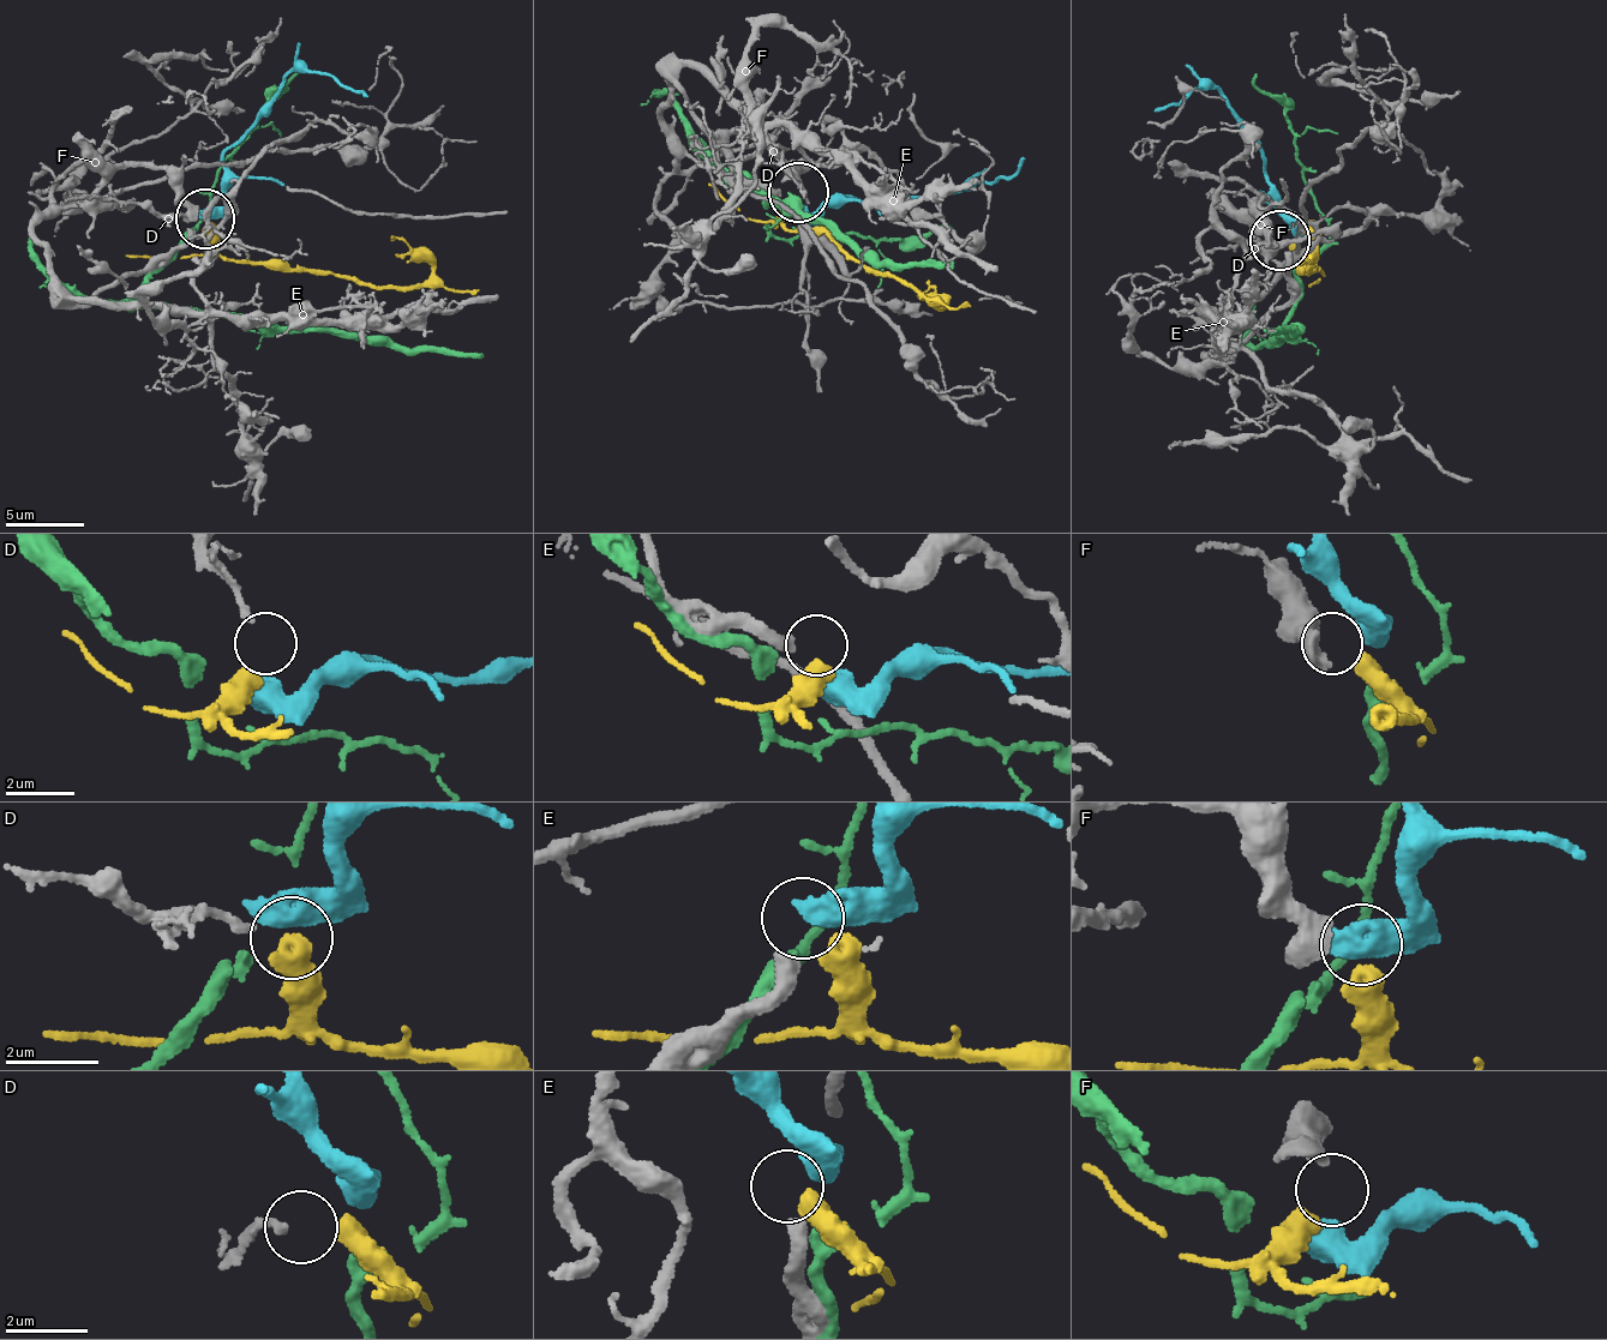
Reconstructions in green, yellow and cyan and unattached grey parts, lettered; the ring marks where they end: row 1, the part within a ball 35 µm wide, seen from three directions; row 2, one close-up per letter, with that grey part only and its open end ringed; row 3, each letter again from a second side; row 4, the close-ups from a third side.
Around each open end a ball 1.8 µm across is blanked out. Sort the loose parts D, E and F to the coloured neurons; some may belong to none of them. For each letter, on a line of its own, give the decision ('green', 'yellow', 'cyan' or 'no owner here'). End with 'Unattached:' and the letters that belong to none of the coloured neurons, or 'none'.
D: no owner here
E: cyan
F: yellow
Unattached: D

